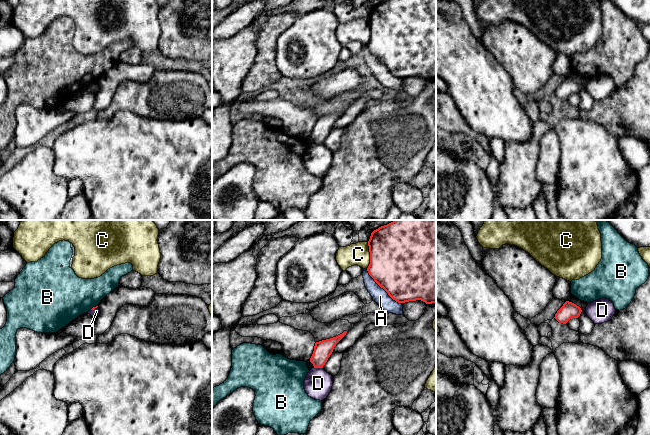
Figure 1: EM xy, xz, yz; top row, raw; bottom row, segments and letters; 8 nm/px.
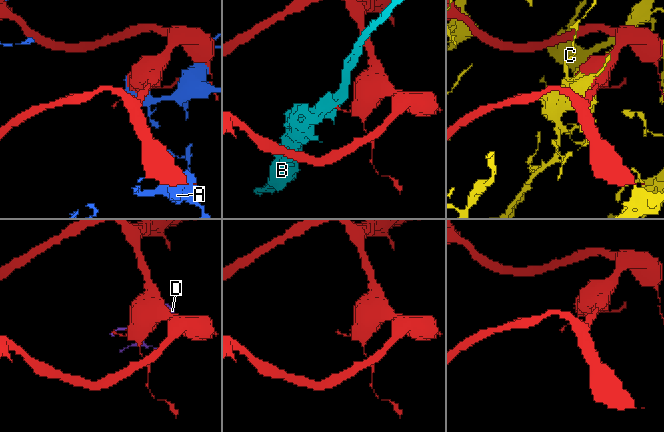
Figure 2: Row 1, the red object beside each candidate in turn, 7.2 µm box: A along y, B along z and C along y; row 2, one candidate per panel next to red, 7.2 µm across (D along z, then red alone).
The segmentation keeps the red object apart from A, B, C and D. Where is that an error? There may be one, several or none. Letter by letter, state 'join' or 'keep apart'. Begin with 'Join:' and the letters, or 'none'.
Join: none
A: keep apart
B: keep apart
C: keep apart
D: keep apart

